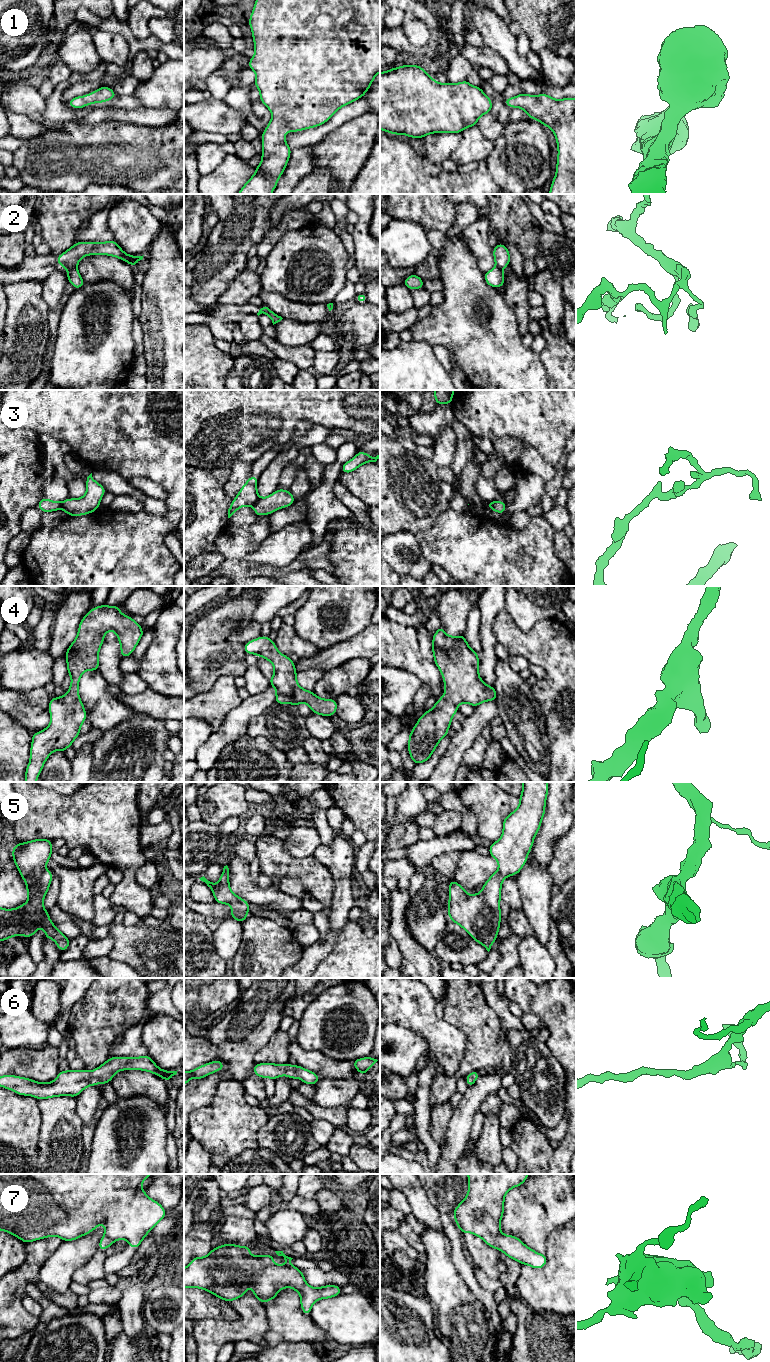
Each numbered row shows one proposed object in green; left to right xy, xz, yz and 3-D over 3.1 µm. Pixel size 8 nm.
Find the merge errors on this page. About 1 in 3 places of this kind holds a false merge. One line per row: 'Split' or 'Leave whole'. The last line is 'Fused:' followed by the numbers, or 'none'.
1: Leave whole
2: Split
3: Split
4: Leave whole
5: Leave whole
6: Leave whole
7: Leave whole
Fused: 2, 3

